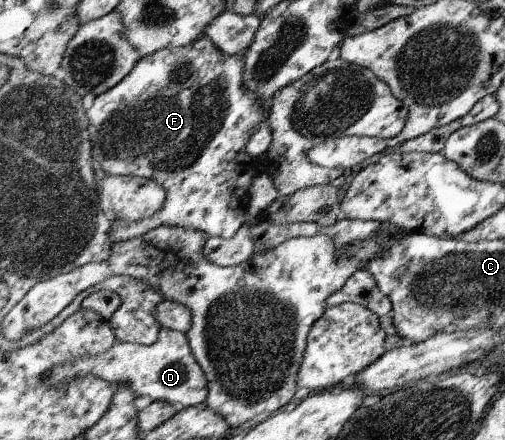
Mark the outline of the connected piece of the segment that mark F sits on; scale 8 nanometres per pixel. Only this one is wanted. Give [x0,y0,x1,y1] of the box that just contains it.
[88,36,270,245]

